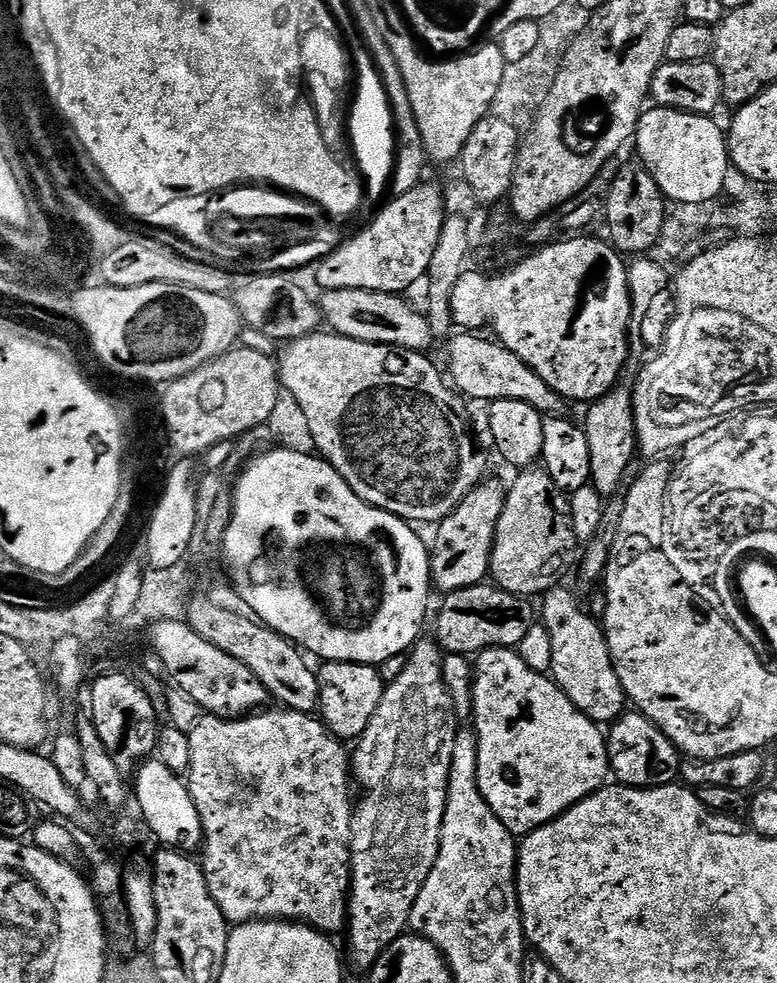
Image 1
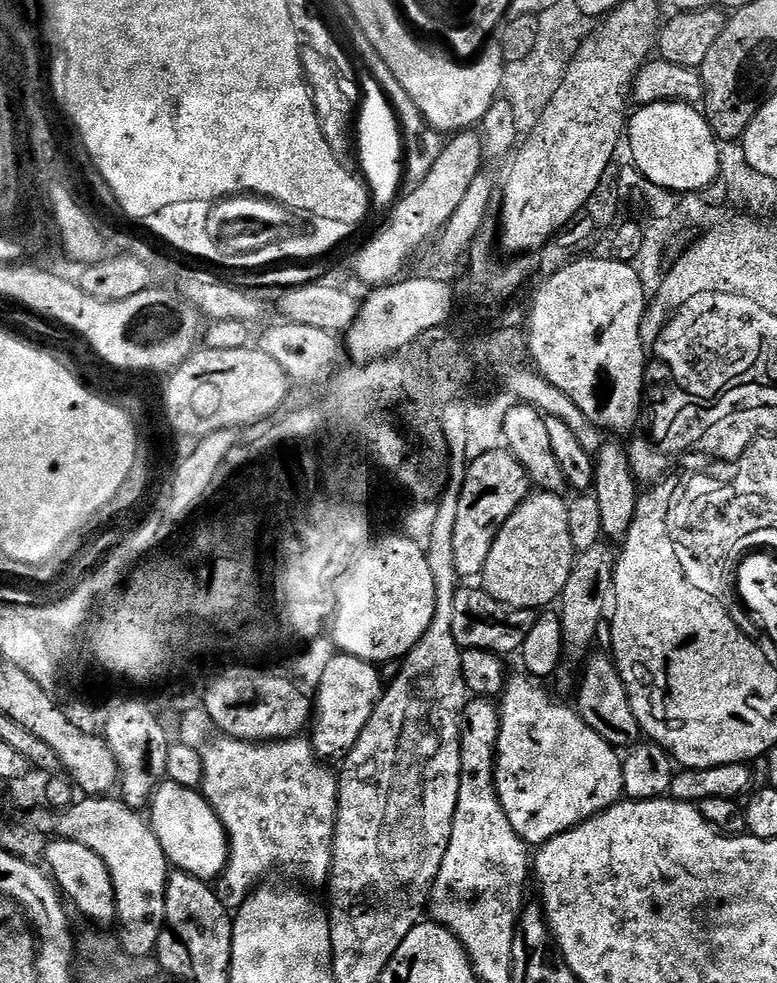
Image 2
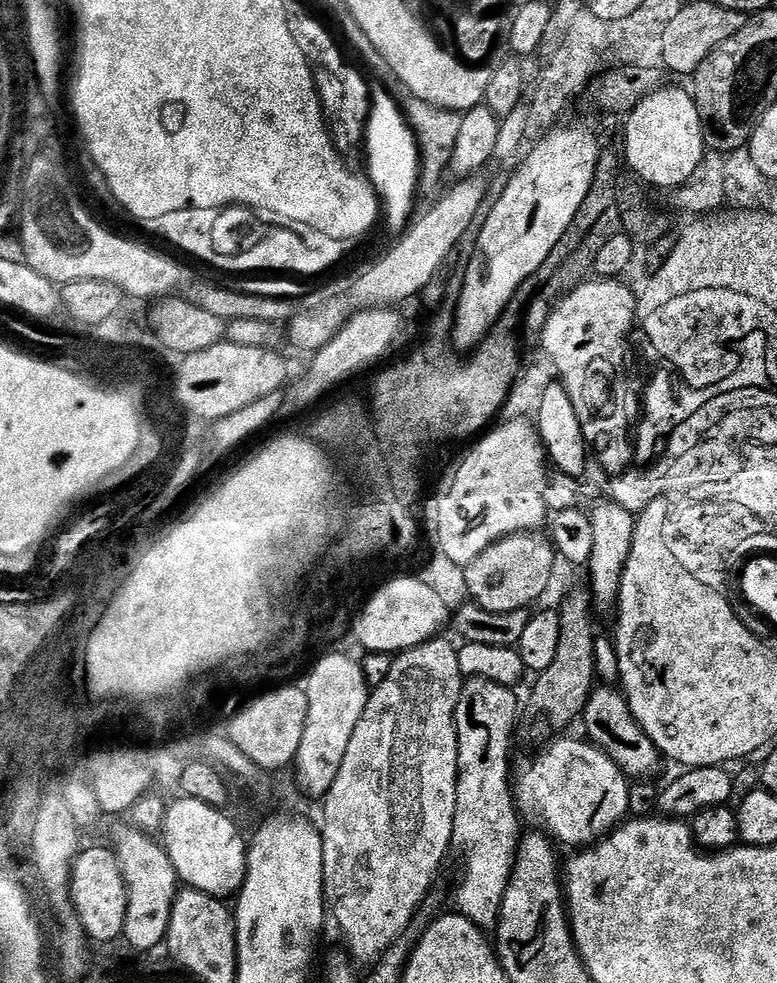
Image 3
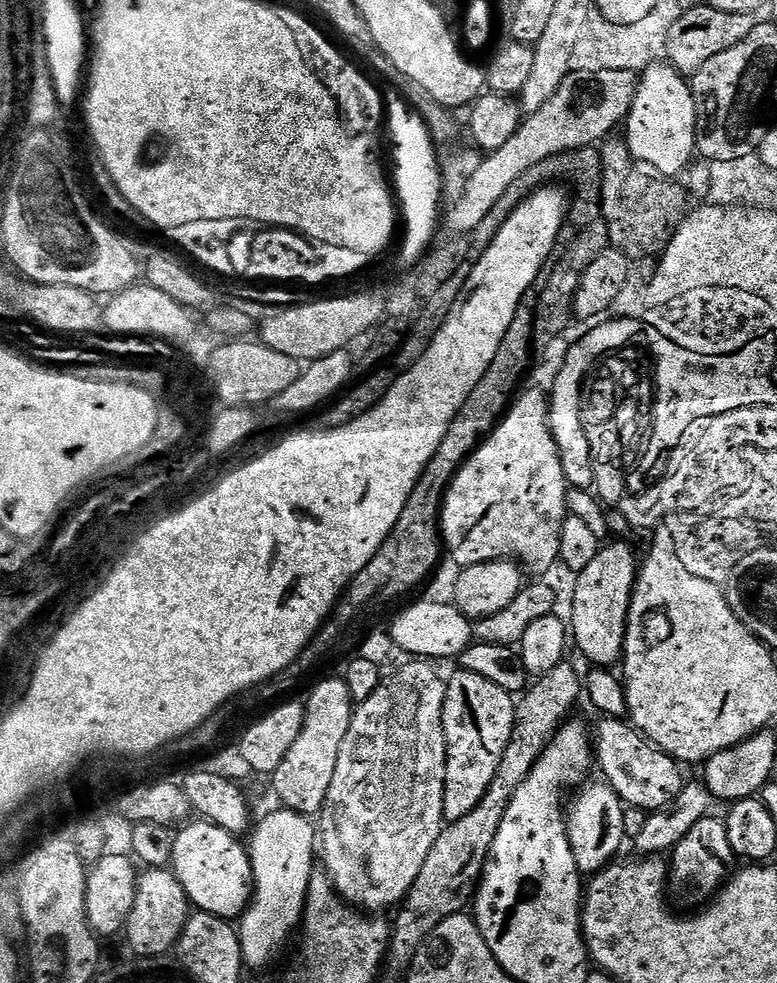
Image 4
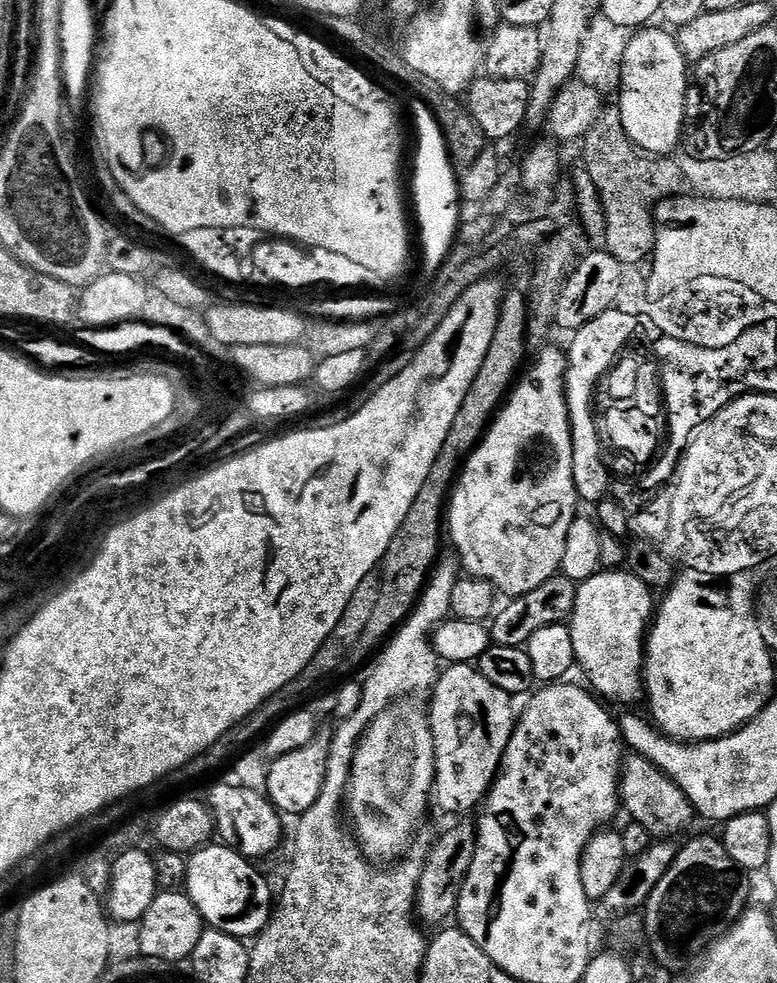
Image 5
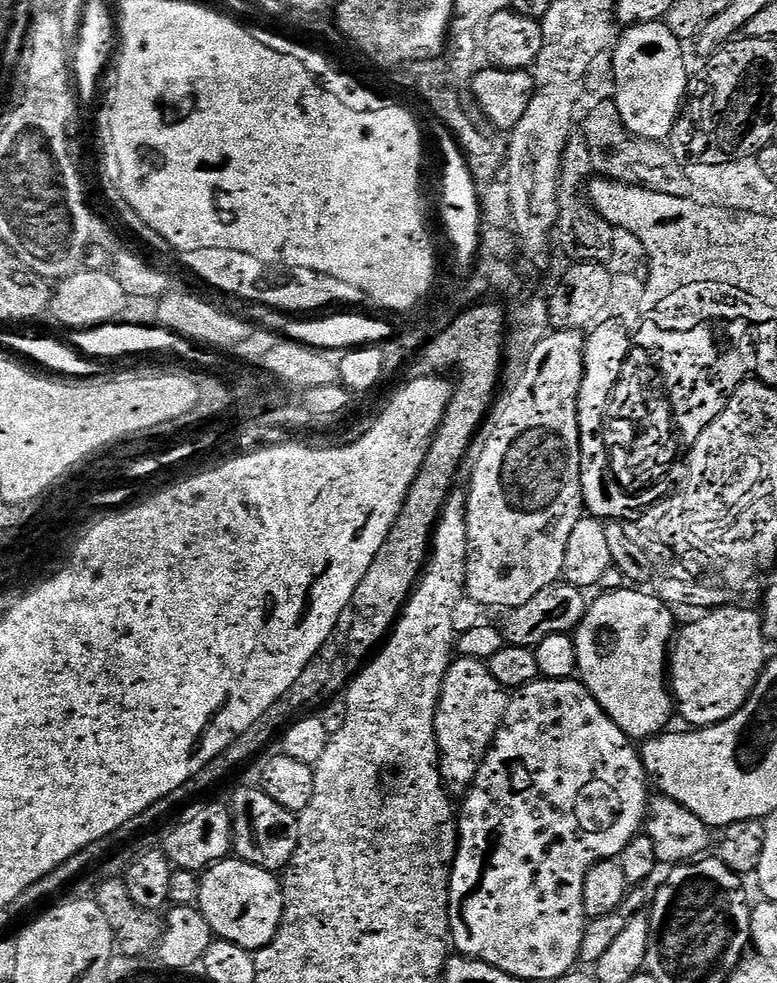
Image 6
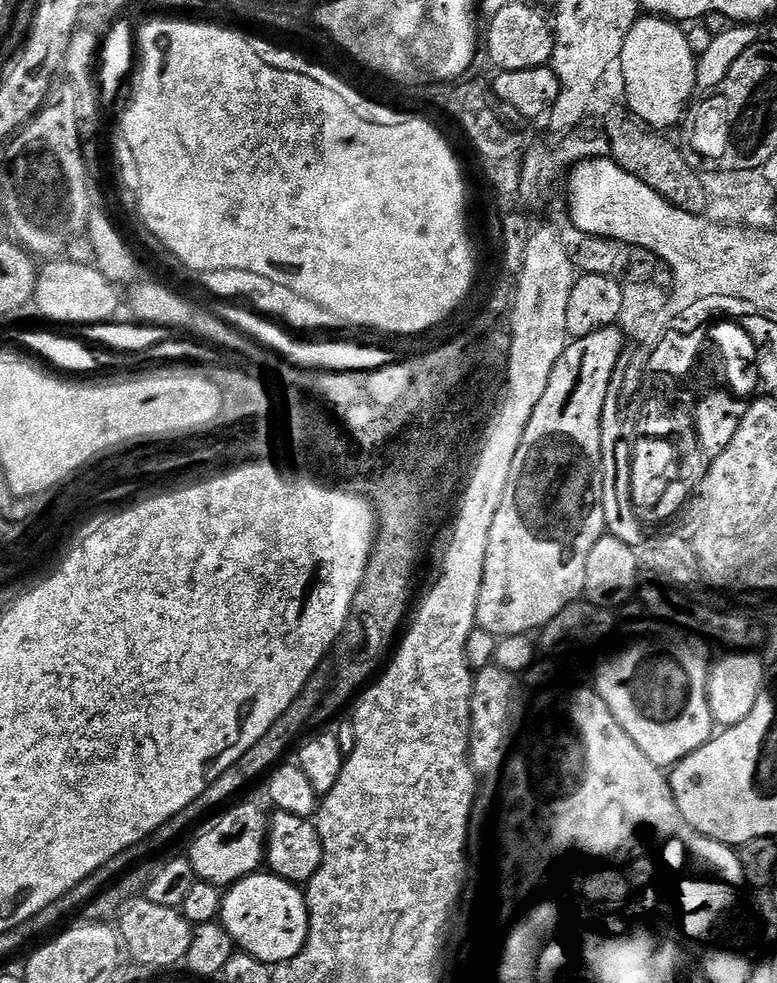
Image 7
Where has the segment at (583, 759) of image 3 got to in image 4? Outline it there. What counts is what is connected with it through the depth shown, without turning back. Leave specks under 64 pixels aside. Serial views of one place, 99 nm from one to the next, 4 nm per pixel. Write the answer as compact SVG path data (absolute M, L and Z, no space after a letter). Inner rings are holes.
M589 783L579 793L581 796L573 802L572 808L570 804L566 812L568 837L570 838L570 846L574 850L574 862L581 874L588 878L595 876L597 872L604 871L609 864L613 863L619 857L616 855L619 854L620 847L626 844L624 835L626 805L608 783L599 783Z

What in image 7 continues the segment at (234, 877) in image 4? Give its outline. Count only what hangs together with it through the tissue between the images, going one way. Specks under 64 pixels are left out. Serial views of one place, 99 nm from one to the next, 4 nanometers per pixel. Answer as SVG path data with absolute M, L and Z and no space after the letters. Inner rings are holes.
M257 870L227 886L220 902L218 920L237 949L249 952L254 959L263 960L268 966L275 966L293 955L296 931L299 928L301 931L306 924L304 892L296 886L293 881L274 876L267 870Z

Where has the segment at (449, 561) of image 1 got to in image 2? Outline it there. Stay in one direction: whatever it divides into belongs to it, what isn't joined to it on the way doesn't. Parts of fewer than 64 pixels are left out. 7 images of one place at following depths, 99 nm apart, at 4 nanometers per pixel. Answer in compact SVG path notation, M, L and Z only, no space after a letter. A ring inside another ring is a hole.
M507 450L484 452L469 463L453 530L453 565L457 577L483 573L484 563L490 554L490 546L496 541L498 530L529 494L528 475Z

